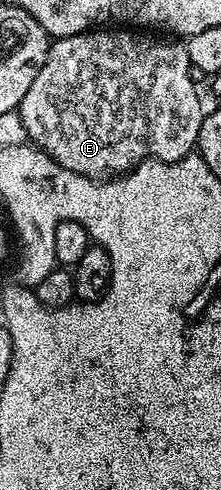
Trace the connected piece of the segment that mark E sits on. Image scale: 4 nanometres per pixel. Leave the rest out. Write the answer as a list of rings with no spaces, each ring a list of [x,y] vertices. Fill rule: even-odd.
[[[95,28],[87,30],[84,34],[73,34],[67,38],[53,39],[48,56],[44,60],[44,68],[40,68],[36,80],[32,80],[32,88],[28,88],[24,100],[16,111],[24,126],[27,139],[39,150],[44,151],[49,158],[56,160],[56,164],[68,168],[68,172],[72,172],[75,176],[88,176],[99,180],[124,175],[147,159],[156,162],[178,162],[185,158],[198,145],[198,133],[204,117],[198,99],[200,90],[198,86],[194,87],[195,75],[192,73],[185,41],[166,40],[170,42],[161,42],[158,38],[161,37],[151,36],[146,32],[135,32],[130,28]]]

